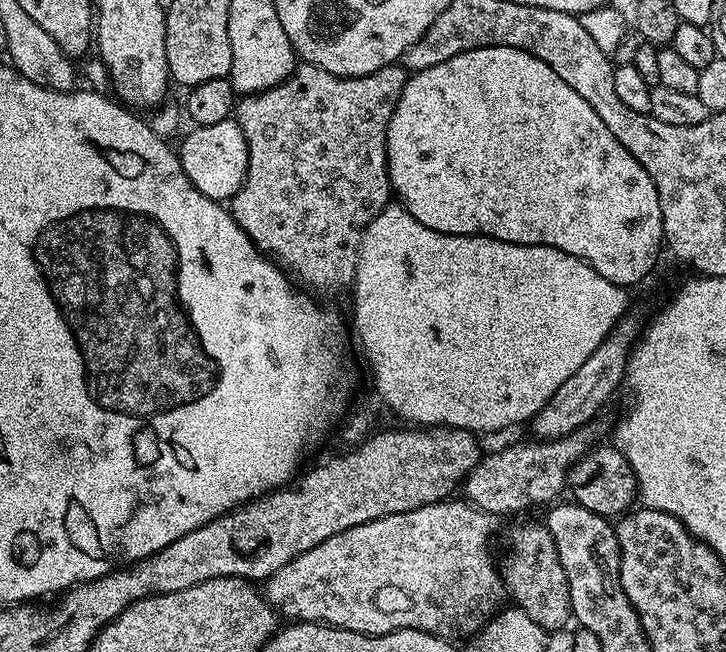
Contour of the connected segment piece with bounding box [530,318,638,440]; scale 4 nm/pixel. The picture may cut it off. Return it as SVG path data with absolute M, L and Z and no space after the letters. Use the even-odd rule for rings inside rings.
M631 318L621 320L612 329L612 333L598 346L598 350L594 350L594 354L590 354L590 358L586 358L586 362L582 362L582 366L578 366L578 370L574 370L574 374L570 374L570 378L566 378L566 382L562 382L562 386L558 386L556 393L533 414L530 421L530 427L532 427L531 435L542 440L557 440L588 426L588 423L599 414L600 407L615 394L616 387L625 383L628 371L628 357L637 340L638 332L636 336L635 322Z

